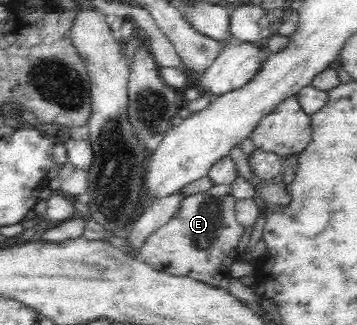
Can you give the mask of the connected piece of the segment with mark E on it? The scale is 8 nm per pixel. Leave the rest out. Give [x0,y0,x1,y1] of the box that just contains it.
[138,184,243,287]

